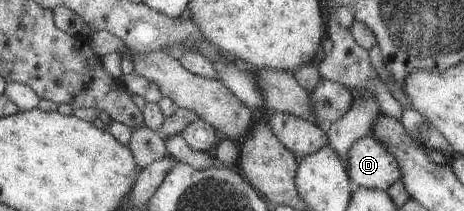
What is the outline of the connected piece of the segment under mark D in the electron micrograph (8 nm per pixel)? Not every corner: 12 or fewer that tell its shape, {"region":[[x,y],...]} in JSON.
{"region":[[370,133],[347,150],[349,180],[386,191],[399,164]]}

